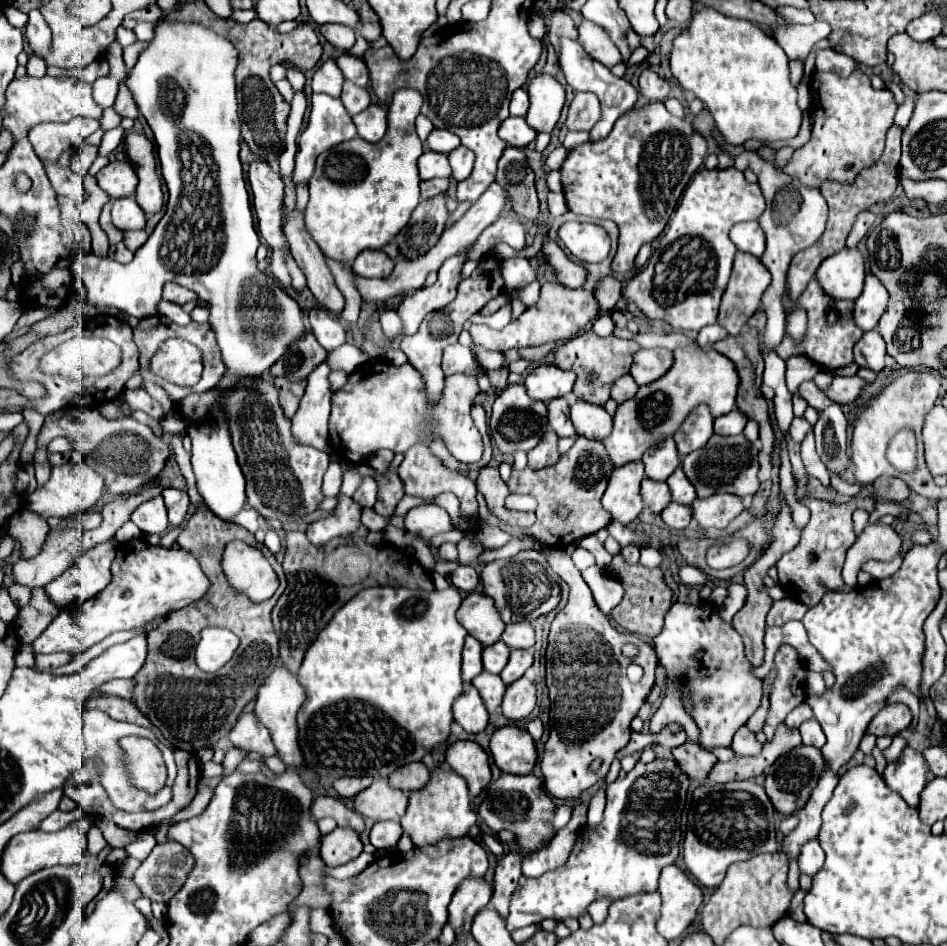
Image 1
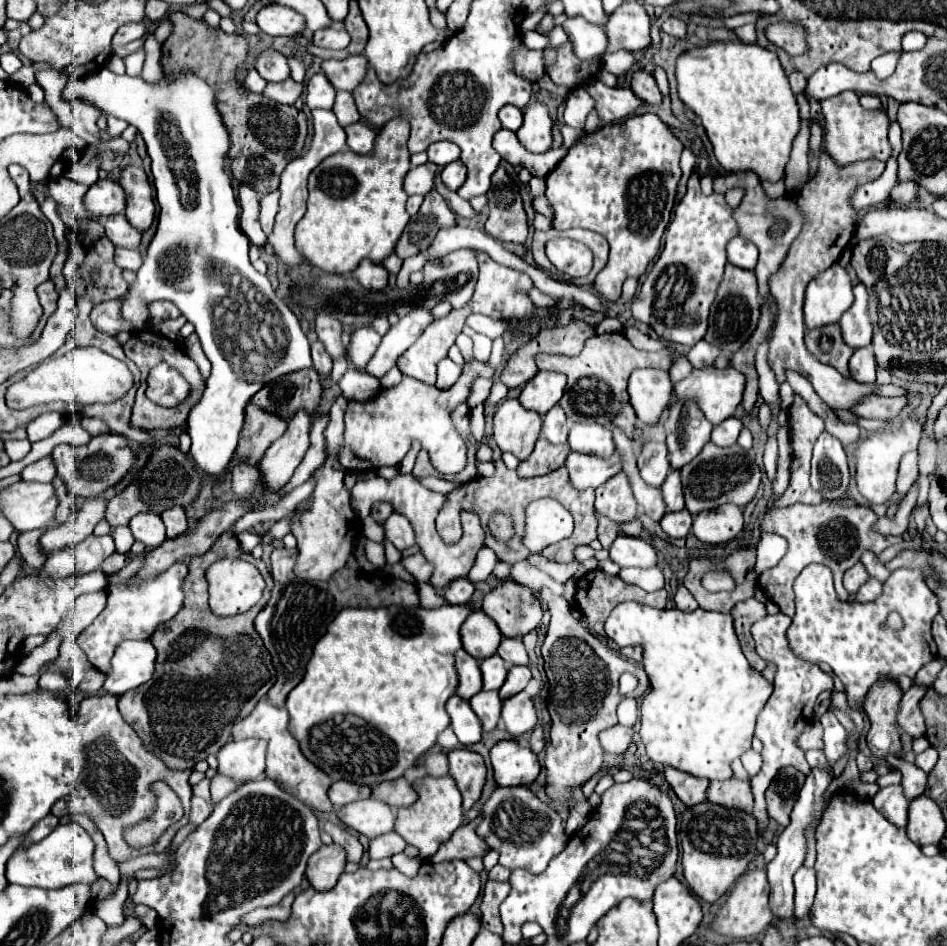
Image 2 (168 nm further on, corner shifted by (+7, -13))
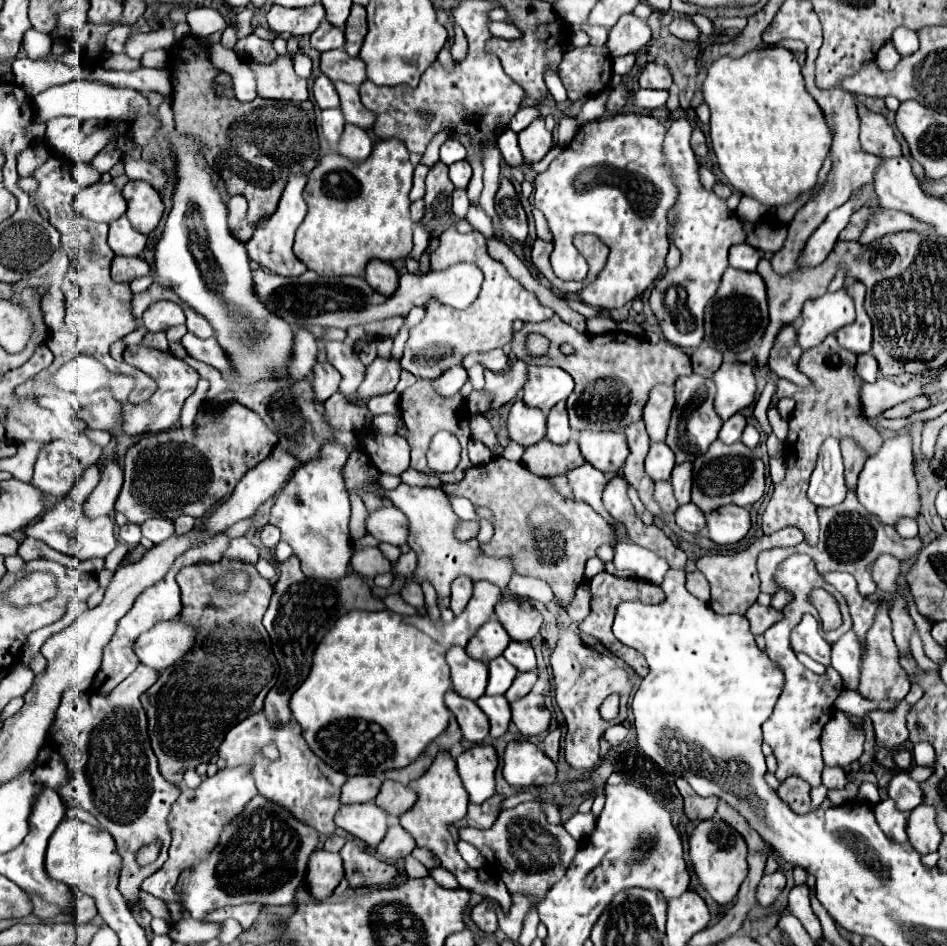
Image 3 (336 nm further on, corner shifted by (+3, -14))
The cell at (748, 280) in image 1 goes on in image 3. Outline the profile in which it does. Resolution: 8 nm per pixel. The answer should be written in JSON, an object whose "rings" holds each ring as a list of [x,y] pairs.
{"rings":[[[727,268],[721,286],[713,300],[709,300],[705,308],[705,342],[719,352],[743,352],[747,348],[755,348],[769,324],[767,314],[767,294],[765,282],[757,272],[745,272],[737,268]]]}

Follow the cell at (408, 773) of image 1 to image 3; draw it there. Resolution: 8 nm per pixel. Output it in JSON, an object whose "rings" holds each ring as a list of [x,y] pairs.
{"rings":[[[385,780],[381,792],[375,798],[375,804],[391,816],[401,816],[415,804],[415,800],[417,794],[409,786],[403,786],[401,782],[395,780]]]}

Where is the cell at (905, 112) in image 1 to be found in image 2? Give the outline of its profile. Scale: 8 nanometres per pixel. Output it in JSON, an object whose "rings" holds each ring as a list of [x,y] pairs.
{"rings":[[[891,155],[883,175],[879,179],[869,181],[863,187],[859,187],[853,193],[853,201],[851,203],[857,209],[873,207],[873,205],[879,205],[879,203],[887,203],[889,201],[889,191],[893,191],[895,185],[897,185],[897,159]]]}

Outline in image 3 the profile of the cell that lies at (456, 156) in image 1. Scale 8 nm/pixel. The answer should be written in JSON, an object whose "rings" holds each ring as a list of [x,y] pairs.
{"rings":[[[461,160],[461,162],[455,162],[449,166],[449,176],[451,176],[451,182],[455,184],[455,188],[467,188],[469,180],[471,180],[471,166],[467,160]]]}

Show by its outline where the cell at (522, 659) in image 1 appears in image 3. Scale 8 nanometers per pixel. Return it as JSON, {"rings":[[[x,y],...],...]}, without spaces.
{"rings":[[[531,670],[531,672],[519,672],[517,678],[513,680],[511,688],[505,692],[505,698],[507,698],[509,702],[515,702],[515,700],[527,696],[527,694],[531,692],[531,688],[535,686],[535,682],[537,682],[537,670]]]}

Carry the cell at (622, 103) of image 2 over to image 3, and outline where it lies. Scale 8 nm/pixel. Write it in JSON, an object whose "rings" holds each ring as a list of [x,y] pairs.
{"rings":[[[637,90],[633,100],[637,106],[641,108],[663,108],[665,102],[669,98],[669,92],[667,90]]]}

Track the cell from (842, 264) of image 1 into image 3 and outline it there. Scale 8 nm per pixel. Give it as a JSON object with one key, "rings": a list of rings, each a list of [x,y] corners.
{"rings":[[[845,290],[827,292],[821,298],[809,300],[801,312],[803,324],[797,330],[797,342],[801,350],[815,348],[821,344],[829,334],[835,334],[839,328],[851,324],[855,320],[853,300],[847,296]]]}

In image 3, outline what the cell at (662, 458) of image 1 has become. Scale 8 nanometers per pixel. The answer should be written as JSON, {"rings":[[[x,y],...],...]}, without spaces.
{"rings":[[[653,442],[649,456],[645,460],[645,470],[647,474],[657,482],[657,480],[669,480],[671,472],[675,466],[675,454],[665,442]]]}

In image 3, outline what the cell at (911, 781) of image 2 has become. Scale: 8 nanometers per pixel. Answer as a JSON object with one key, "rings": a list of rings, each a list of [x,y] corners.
{"rings":[[[907,772],[895,774],[891,778],[887,790],[889,790],[889,798],[897,804],[897,810],[901,810],[901,812],[911,812],[913,808],[917,808],[923,802],[919,784],[915,780],[911,780]]]}

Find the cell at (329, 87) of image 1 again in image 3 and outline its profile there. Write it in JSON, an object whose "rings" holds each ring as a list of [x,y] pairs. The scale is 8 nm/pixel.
{"rings":[[[319,76],[313,84],[313,96],[317,100],[317,104],[325,110],[325,108],[337,108],[339,106],[339,96],[335,92],[333,82],[327,76]]]}

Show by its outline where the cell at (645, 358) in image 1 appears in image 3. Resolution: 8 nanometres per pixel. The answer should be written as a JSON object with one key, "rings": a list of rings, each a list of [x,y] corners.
{"rings":[[[655,386],[649,394],[649,402],[643,412],[643,422],[647,426],[647,432],[651,436],[651,442],[665,440],[671,410],[673,410],[673,388],[671,386]]]}

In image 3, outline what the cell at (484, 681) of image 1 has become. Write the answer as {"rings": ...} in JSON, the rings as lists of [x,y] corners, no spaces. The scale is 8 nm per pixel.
{"rings":[[[481,696],[477,700],[479,708],[487,714],[491,724],[491,736],[503,736],[511,722],[511,706],[505,696]]]}

